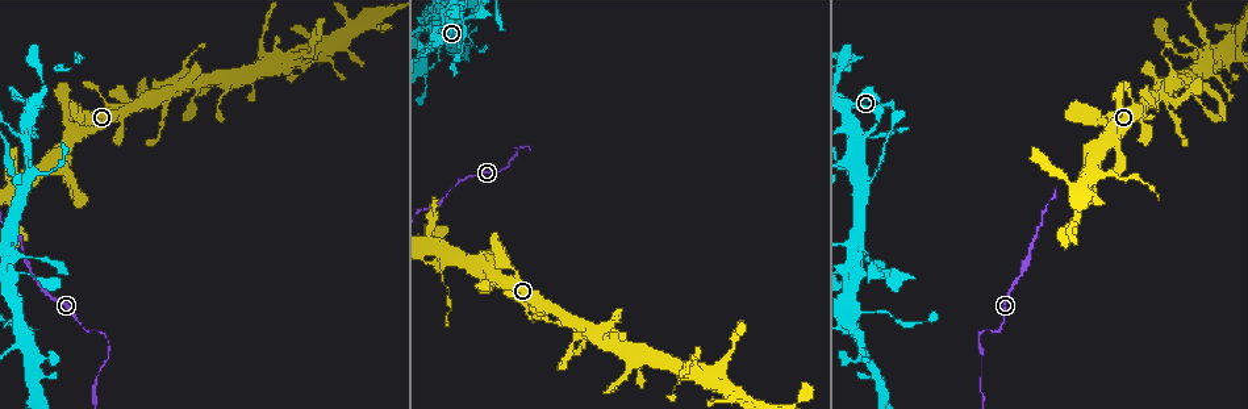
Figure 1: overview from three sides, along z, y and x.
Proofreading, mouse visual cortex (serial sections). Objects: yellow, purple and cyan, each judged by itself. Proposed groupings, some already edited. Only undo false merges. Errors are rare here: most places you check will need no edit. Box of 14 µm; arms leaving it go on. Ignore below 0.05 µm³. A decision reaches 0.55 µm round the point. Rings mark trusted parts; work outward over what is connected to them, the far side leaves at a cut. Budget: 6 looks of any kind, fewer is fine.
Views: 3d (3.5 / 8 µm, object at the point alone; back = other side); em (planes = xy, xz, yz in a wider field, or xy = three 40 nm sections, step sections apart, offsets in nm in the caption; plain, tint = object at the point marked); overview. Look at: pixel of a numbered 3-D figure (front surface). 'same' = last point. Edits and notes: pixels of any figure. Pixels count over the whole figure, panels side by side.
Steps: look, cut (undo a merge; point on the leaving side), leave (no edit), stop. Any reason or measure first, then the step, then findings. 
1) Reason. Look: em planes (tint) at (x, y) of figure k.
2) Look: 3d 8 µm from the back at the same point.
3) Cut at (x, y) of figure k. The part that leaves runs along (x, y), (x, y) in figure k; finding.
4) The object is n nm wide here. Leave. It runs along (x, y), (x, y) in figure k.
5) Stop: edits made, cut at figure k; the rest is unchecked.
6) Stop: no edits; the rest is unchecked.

Thick turns thin. Look: 3d 8 µm at (870, 313) of figure 1.

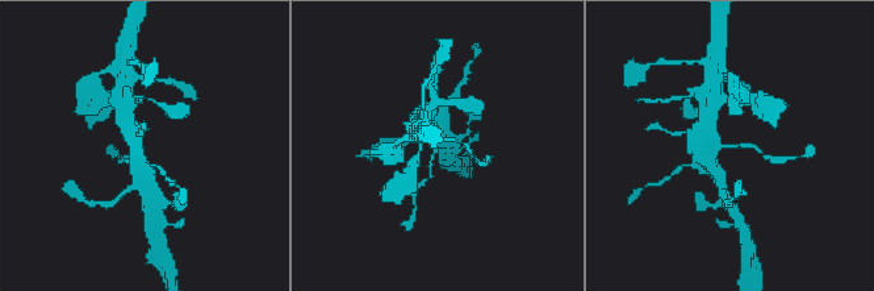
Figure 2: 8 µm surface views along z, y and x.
Zoom in. Look: 3d 3.5 µm from the back at (435, 150) of figure 2.

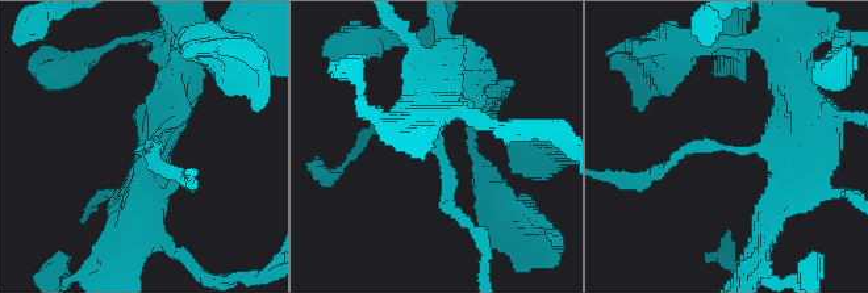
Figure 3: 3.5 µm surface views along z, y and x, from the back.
The arms are 150, 200 nm wide; shape alone is not enough. Look: em xy step 2 (tint) at (732, 150) of figure 3.

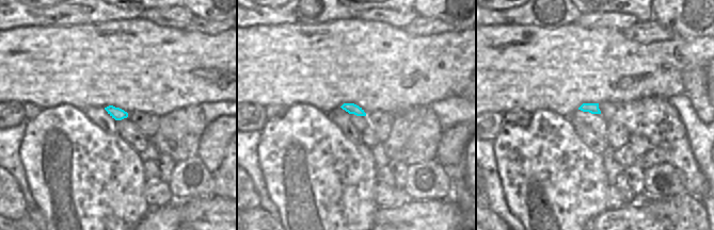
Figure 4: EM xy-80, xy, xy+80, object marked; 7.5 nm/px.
Leave. It runs along (818, 139), (784, 151), (697, 143), (663, 167) in figure 3; continuous, no second cell.

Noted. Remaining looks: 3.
Abrupt turn. Look: 3d 8 µm at (525, 147) of figure 1.

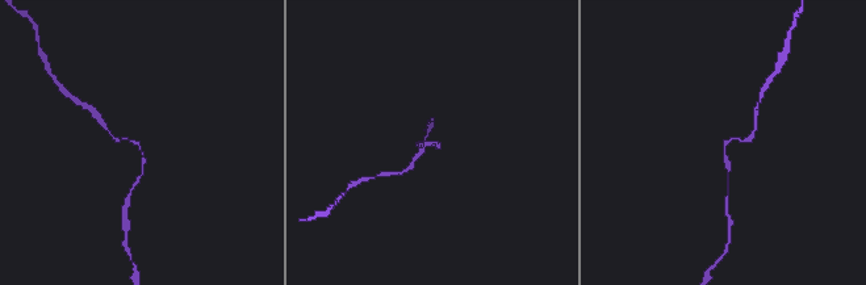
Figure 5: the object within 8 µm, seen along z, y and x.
Look: 3d 3.5 µm at (725, 150) of figure 5.

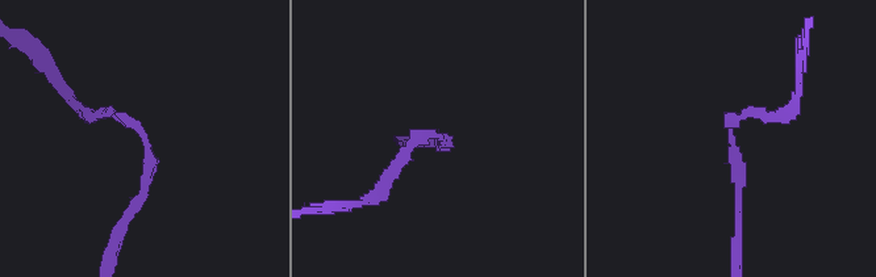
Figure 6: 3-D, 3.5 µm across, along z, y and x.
The arms are 150, 150 nm wide; need the tissue. Look: em xy step 1 (tint) at (734, 139) of figure 6.

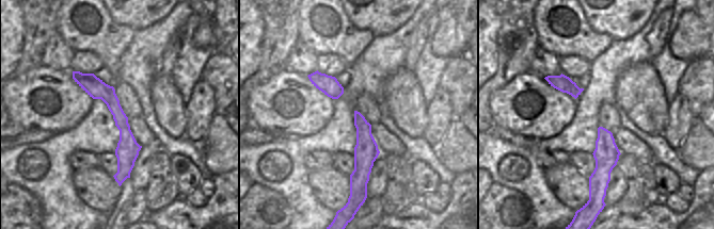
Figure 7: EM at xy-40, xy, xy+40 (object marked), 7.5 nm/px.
Leave. Continuous, no second cell.

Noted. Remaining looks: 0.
Stop: no edits; the rest is unchecked.

